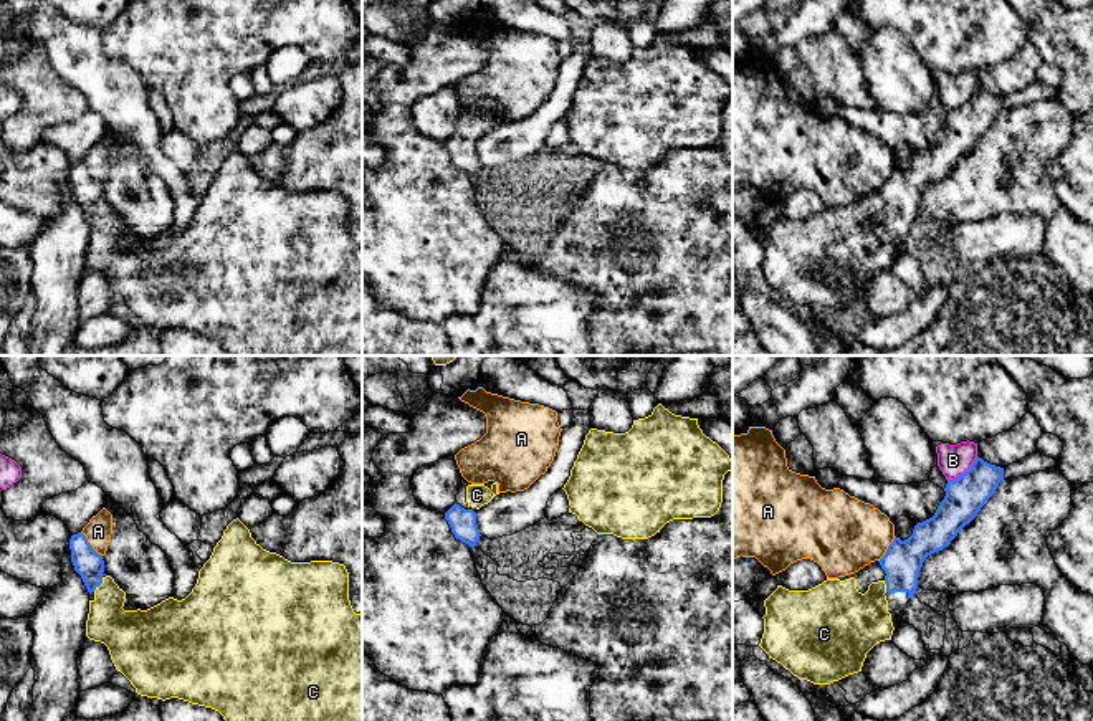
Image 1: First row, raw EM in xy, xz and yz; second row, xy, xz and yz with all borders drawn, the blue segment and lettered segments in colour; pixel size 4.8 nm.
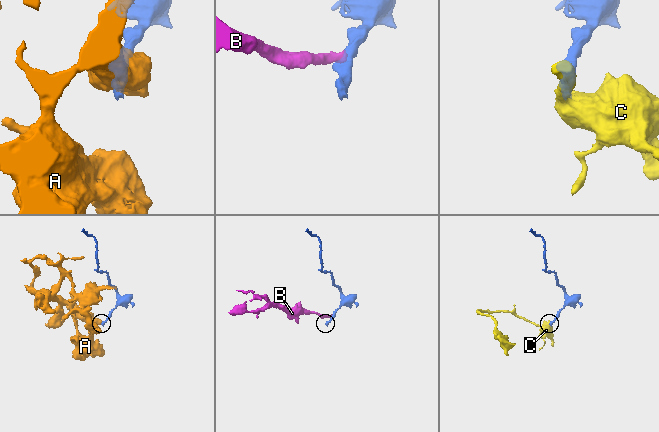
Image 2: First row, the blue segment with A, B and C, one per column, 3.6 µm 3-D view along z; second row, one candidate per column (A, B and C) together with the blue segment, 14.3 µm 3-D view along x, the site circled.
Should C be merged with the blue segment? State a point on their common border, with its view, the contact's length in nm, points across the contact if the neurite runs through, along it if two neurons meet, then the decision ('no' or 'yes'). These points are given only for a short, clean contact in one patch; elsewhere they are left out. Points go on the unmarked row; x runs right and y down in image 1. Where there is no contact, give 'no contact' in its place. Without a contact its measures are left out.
contact xy (100, 214); length 90 nm; way xy (90, 194), (91, 205), (100, 214), (121, 260); yes

